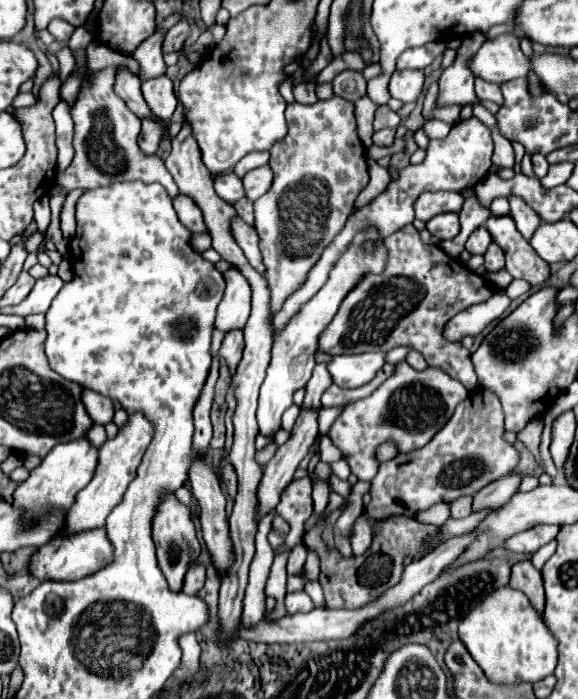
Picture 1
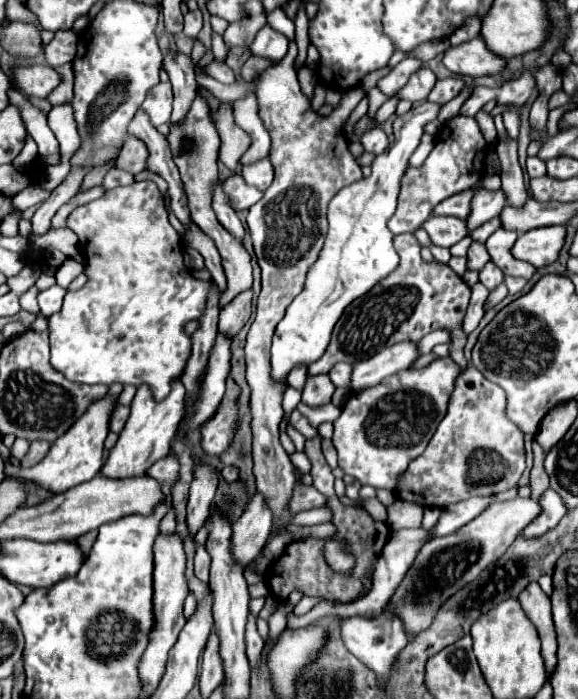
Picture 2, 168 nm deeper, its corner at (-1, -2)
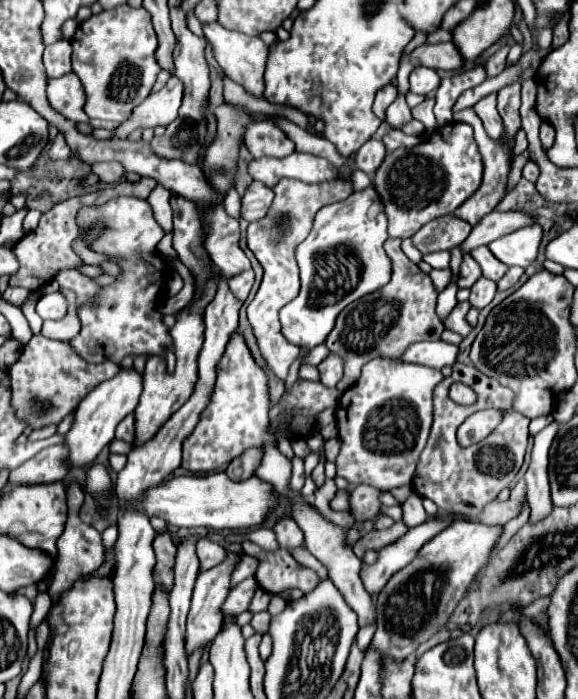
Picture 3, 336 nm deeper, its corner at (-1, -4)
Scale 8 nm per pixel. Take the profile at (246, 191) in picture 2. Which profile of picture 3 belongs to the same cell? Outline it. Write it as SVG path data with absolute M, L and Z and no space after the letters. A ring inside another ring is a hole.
M253 181L241 199L241 217L245 221L261 219L261 215L265 215L265 211L269 209L271 201L273 201L273 191L263 183Z

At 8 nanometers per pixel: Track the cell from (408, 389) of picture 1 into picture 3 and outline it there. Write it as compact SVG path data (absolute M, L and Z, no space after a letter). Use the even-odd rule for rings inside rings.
M387 359L369 361L357 383L343 393L335 411L341 439L341 451L335 461L337 475L351 485L363 483L379 491L411 485L417 459L433 425L433 389L443 379L439 369L425 365Z

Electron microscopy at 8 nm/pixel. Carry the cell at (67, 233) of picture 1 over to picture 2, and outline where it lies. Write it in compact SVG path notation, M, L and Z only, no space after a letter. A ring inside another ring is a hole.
M112 168L110 169L103 181L103 188L109 190L117 186L130 185L135 182L135 176L124 170Z

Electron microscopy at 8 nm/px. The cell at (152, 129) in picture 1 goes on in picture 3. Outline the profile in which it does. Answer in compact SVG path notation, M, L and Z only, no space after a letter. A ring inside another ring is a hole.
M117 161L93 163L93 167L91 167L91 169L99 175L99 179L101 179L103 183L115 183L115 181L119 181L119 179L125 175L123 165L121 165L121 163L117 163Z

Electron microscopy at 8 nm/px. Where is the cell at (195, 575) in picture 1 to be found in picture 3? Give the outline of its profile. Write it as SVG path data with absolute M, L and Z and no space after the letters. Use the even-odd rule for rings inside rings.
M199 539L197 555L199 555L199 571L207 571L215 567L217 563L221 563L221 559L225 557L225 549L207 539Z

